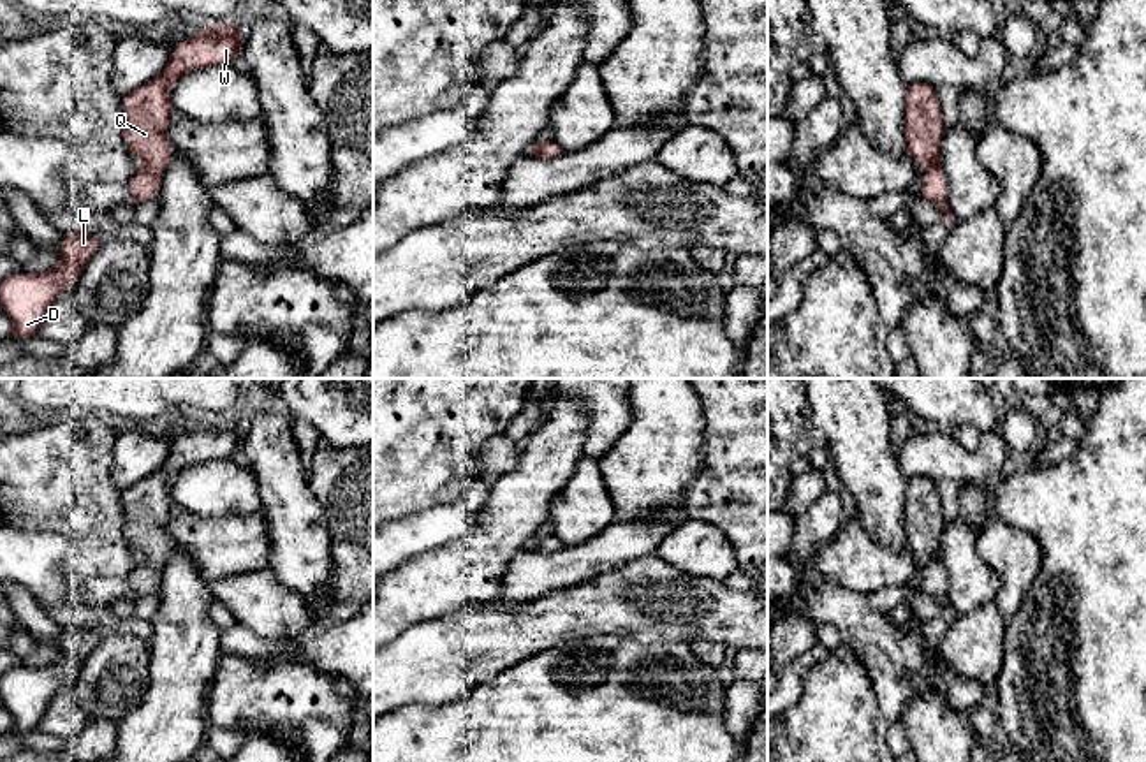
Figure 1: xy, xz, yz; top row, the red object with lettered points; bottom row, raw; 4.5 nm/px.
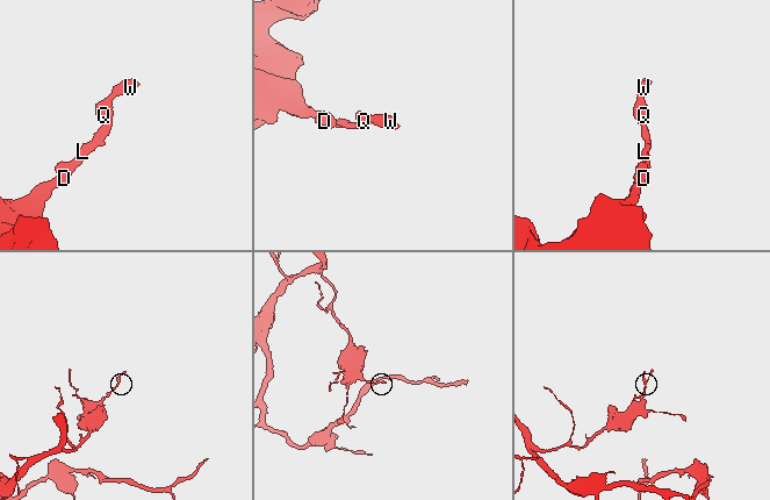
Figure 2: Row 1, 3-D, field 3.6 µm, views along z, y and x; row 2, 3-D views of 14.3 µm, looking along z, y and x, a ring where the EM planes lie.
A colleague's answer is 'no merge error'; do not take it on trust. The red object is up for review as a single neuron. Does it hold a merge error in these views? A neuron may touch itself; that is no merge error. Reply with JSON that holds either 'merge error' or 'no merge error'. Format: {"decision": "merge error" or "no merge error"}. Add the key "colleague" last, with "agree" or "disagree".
{"decision": "no merge error", "colleague": "agree"}

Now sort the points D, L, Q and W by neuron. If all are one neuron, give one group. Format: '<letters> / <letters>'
D L Q W

